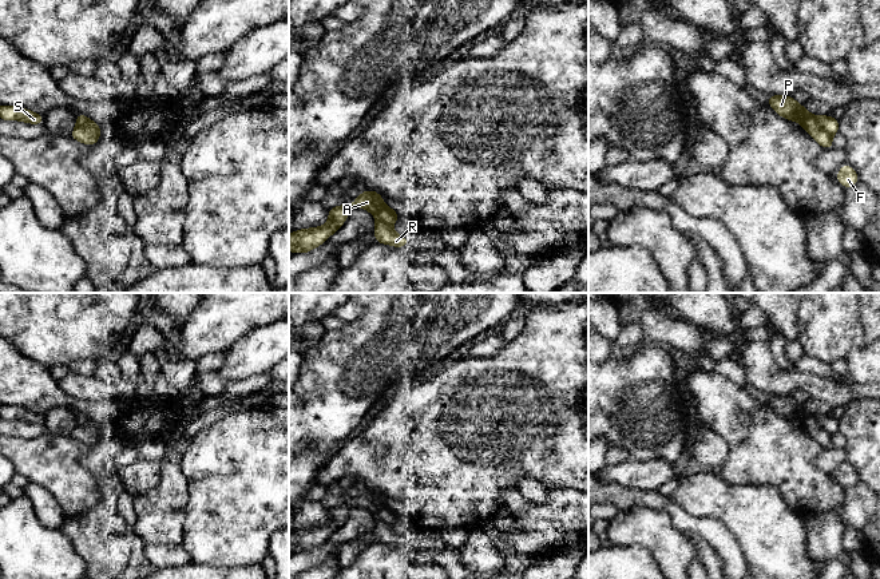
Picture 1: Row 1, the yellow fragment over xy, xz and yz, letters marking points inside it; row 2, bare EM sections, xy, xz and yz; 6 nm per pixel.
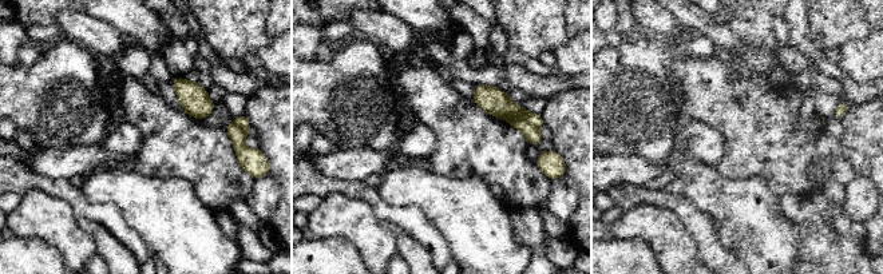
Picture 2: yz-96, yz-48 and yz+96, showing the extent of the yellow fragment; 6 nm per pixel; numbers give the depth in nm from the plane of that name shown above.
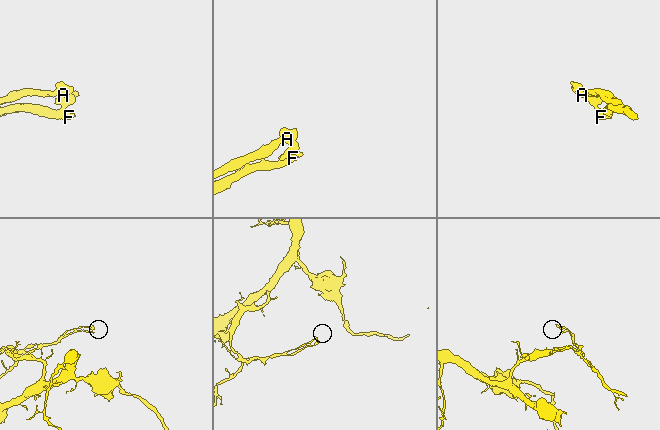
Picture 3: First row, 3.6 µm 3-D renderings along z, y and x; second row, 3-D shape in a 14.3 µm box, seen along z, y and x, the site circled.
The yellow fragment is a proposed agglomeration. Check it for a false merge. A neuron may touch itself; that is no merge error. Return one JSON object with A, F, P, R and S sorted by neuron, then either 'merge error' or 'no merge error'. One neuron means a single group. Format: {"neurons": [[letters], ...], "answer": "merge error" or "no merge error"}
{"neurons": [["A", "P", "R", "S"], ["F"]], "answer": "merge error"}

